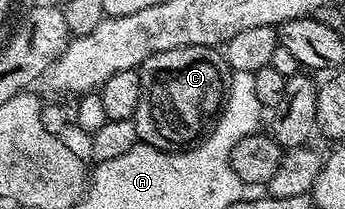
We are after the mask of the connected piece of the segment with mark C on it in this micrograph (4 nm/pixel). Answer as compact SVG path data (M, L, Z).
M183 46L175 50L163 50L144 60L139 71L141 93L132 121L137 127L137 139L140 143L158 148L160 152L188 152L209 137L209 133L217 125L217 117L227 99L226 57L216 47Z

